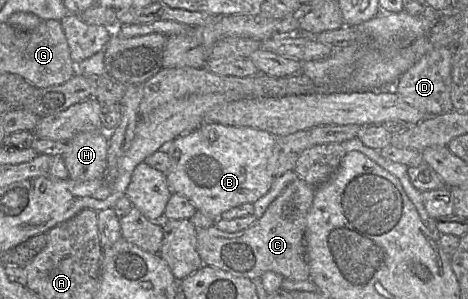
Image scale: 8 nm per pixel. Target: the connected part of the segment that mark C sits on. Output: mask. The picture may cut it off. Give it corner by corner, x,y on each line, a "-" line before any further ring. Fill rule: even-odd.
296,178
249,228
235,233
221,231
215,225
197,229
197,252
203,265
250,280
260,278
269,271
292,281
309,280
304,233
314,191
314,187

